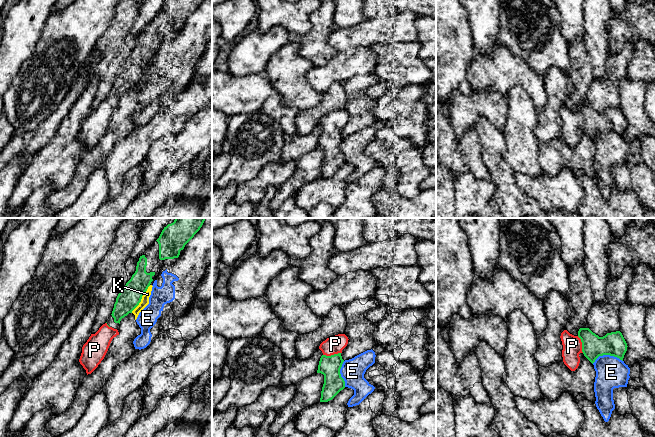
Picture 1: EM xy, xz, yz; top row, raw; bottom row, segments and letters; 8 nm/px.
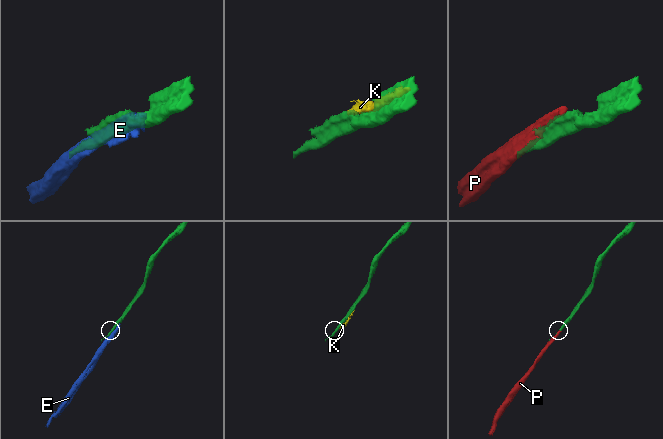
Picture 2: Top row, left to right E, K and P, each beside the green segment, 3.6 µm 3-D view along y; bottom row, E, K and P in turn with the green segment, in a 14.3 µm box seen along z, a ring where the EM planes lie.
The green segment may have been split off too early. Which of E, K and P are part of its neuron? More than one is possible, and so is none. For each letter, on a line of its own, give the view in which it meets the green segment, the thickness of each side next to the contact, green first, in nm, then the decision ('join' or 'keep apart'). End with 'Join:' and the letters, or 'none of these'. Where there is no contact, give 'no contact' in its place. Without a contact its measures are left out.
E: yz | 190/260 nm | keep apart
K: xy | 180/70 nm | keep apart
P: xz | 170/140 nm | join
Join: P

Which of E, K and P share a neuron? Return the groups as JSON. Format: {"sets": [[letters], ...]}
{"sets": [["E"], ["K"], ["P"]]}

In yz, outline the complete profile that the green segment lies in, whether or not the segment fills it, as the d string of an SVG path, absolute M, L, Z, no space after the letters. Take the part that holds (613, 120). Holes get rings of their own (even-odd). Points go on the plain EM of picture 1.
M580 104L577 112L564 106L560 114L563 121L563 138L571 147L578 144L580 129L583 129L592 140L599 132L603 131L614 132L623 137L628 123L620 107L599 113L589 104Z

